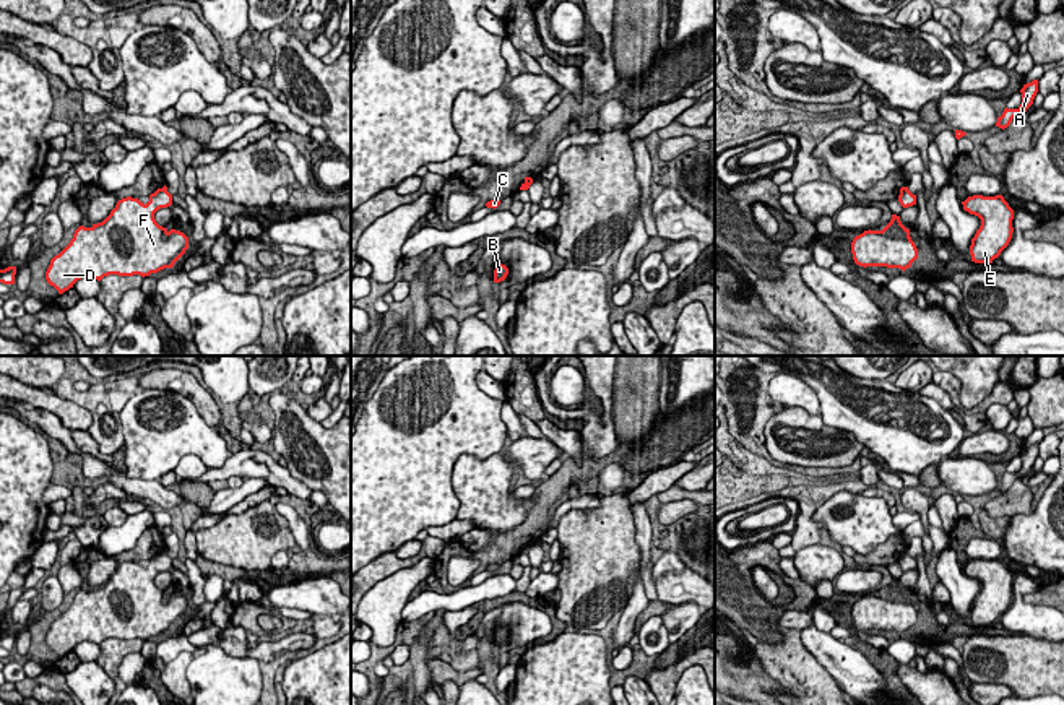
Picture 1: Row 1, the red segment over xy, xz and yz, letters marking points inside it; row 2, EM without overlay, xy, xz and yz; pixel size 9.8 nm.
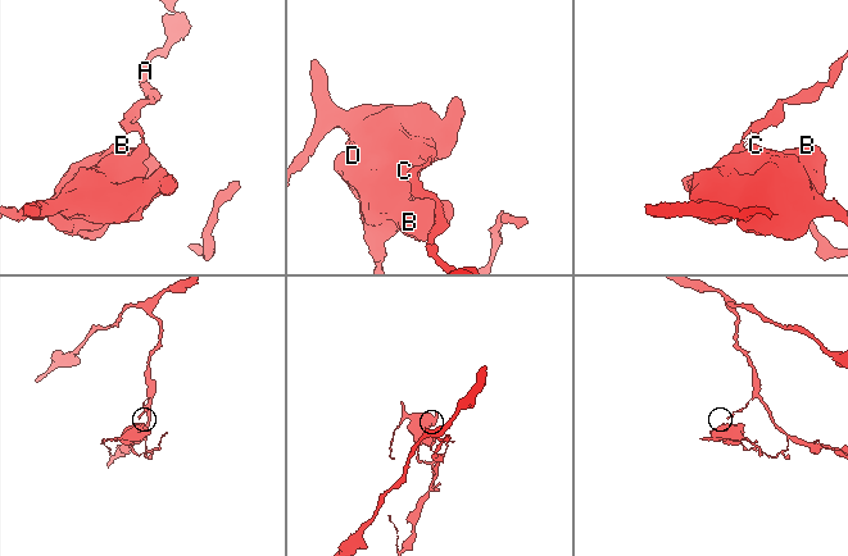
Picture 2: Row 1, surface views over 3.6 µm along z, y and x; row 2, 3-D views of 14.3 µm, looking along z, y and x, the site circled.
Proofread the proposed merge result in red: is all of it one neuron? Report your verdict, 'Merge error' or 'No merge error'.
Merge error

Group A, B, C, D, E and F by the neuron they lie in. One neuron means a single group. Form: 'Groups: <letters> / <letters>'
Groups: A / B C D E F

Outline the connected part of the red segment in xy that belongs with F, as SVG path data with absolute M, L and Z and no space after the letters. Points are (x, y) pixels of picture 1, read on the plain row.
M164 551L151 557L146 569L132 560L119 564L102 586L75 595L70 608L50 624L47 647L63 658L81 642L145 642L172 632L188 612L188 601L156 586L154 577L171 569L172 559Z

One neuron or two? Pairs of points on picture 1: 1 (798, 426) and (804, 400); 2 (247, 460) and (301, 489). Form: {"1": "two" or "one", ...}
{"1": "two", "2": "one"}

